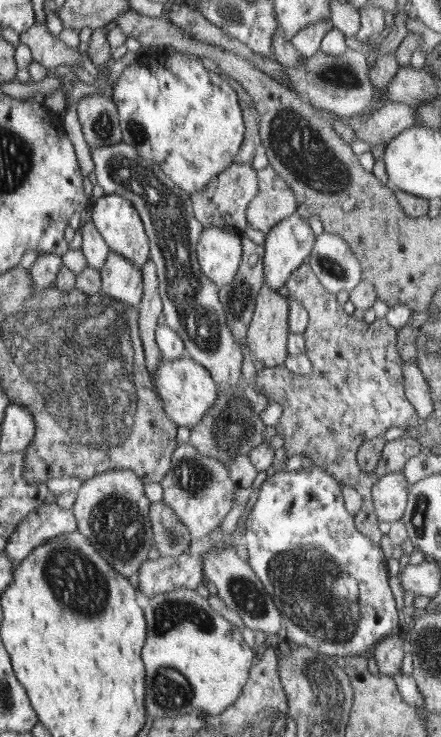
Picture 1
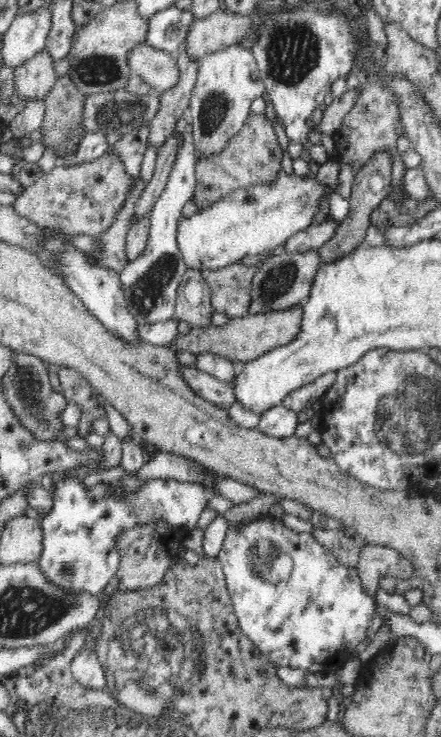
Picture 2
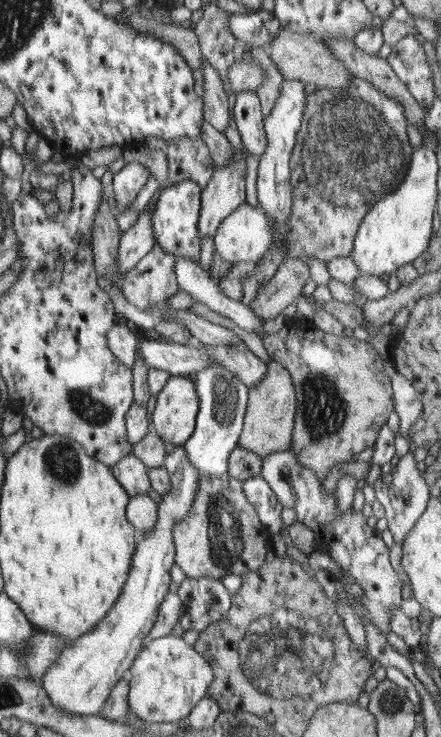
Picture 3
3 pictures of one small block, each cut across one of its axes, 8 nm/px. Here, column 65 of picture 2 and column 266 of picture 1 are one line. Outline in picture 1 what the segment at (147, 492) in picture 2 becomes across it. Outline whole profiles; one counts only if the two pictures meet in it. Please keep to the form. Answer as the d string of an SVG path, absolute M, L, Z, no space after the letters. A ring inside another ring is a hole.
M316 464L312 468L297 471L280 470L277 473L270 472L259 488L256 503L250 513L247 514L247 530L245 534L248 564L250 564L258 579L262 581L266 592L272 596L272 600L279 608L283 618L283 625L286 626L287 640L292 645L306 646L317 651L319 655L327 655L334 659L365 655L370 650L370 646L374 646L380 638L392 634L394 628L398 629L398 620L400 620L398 618L398 608L396 608L396 602L394 602L394 594L392 594L392 590L388 586L388 568L386 568L384 554L382 554L380 546L374 546L374 542L370 542L370 539L356 528L356 518L345 507L342 484L343 482L336 480L327 469ZM344 576L348 576L348 640L340 640L340 638L346 638L346 604L344 604L346 596L342 596L342 580L344 580Z

